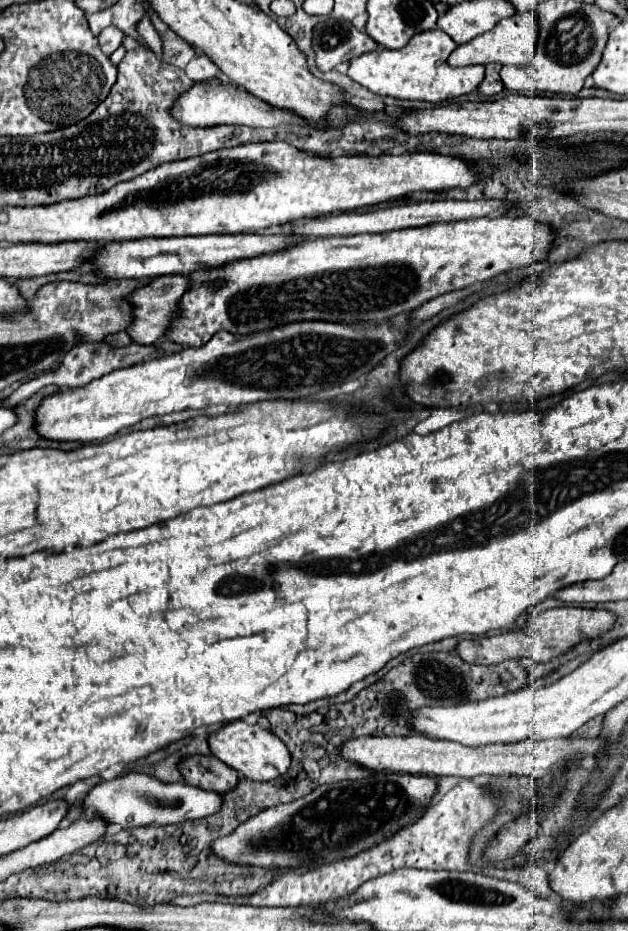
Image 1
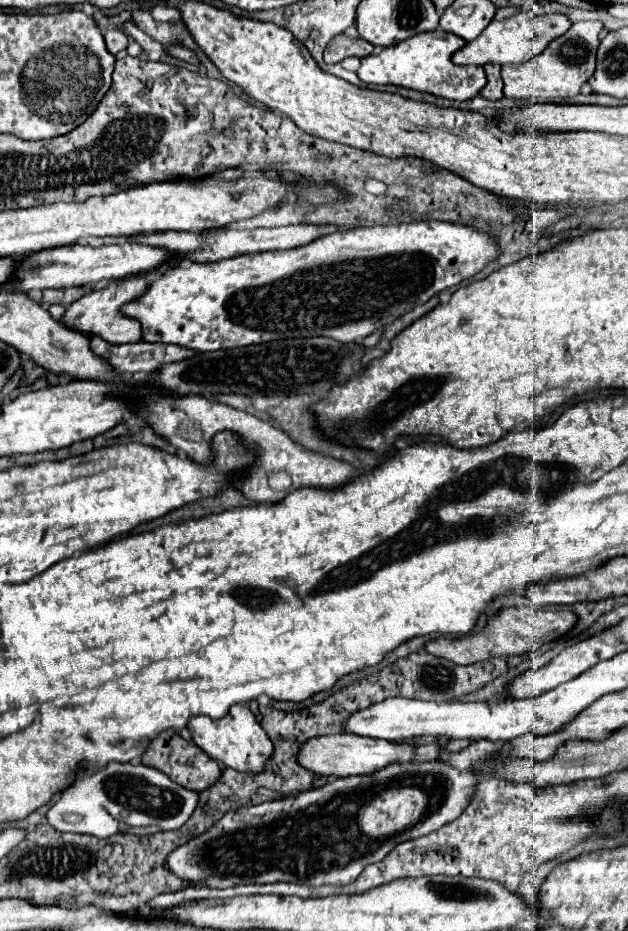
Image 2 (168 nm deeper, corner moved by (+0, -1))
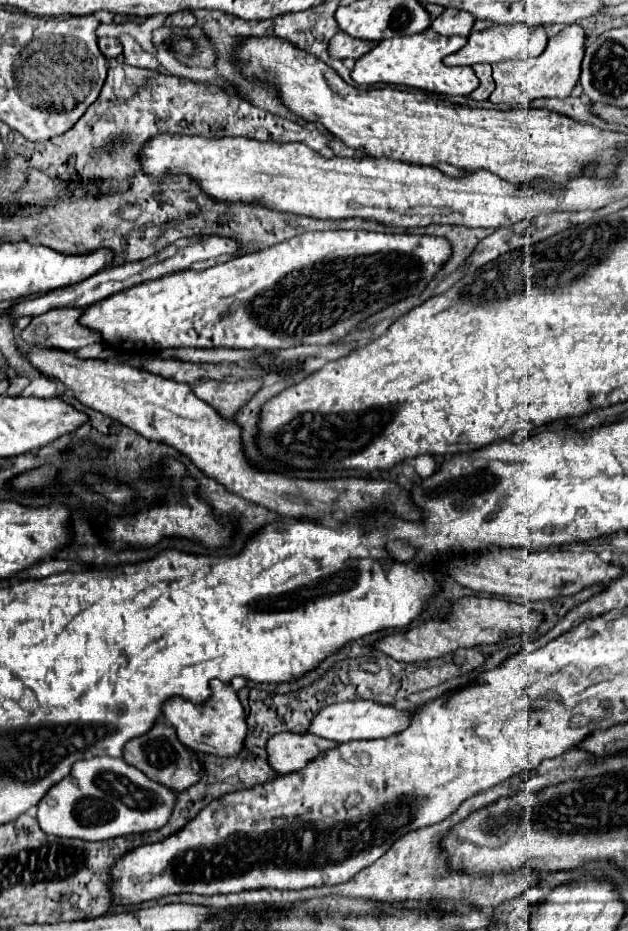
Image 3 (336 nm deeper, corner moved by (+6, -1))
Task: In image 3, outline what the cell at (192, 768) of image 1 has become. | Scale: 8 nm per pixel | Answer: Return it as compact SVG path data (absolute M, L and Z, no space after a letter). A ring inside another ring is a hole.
M159 720L159 724L155 724L153 730L149 730L147 734L127 742L123 760L127 764L139 768L151 780L155 780L159 784L165 784L167 788L171 788L175 792L183 792L185 788L191 788L203 776L203 764L197 760L197 754L191 752L189 748L185 748L177 740L177 734L173 732L173 726L165 726L163 720Z

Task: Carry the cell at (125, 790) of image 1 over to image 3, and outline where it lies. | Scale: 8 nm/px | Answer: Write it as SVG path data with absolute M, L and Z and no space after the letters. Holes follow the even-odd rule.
M95 756L73 764L71 774L57 782L39 802L37 820L43 832L59 838L109 840L159 830L169 822L177 796L171 788L147 778L121 758Z

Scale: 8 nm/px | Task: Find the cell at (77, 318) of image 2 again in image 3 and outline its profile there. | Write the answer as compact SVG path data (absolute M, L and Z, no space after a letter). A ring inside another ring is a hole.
M57 308L35 316L21 332L21 338L61 350L79 350L87 344L101 344L101 334L79 324L85 308Z

